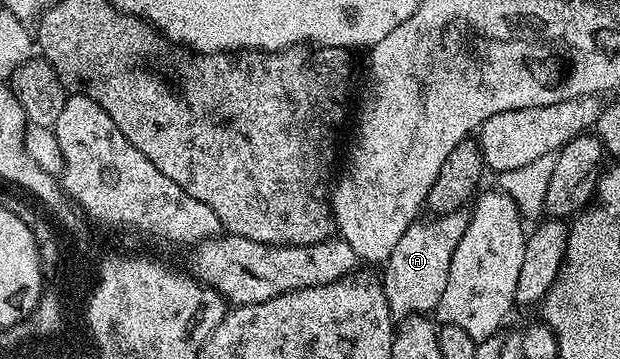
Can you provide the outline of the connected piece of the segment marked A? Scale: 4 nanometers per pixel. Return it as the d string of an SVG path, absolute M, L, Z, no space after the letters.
M464 210L437 216L429 219L429 224L412 224L406 234L398 238L398 246L394 246L382 268L386 302L397 321L403 322L409 316L435 313L442 290L446 290L446 278L450 278L454 250L458 250L458 242L462 242L462 234L466 234L468 229L468 217L469 213Z

